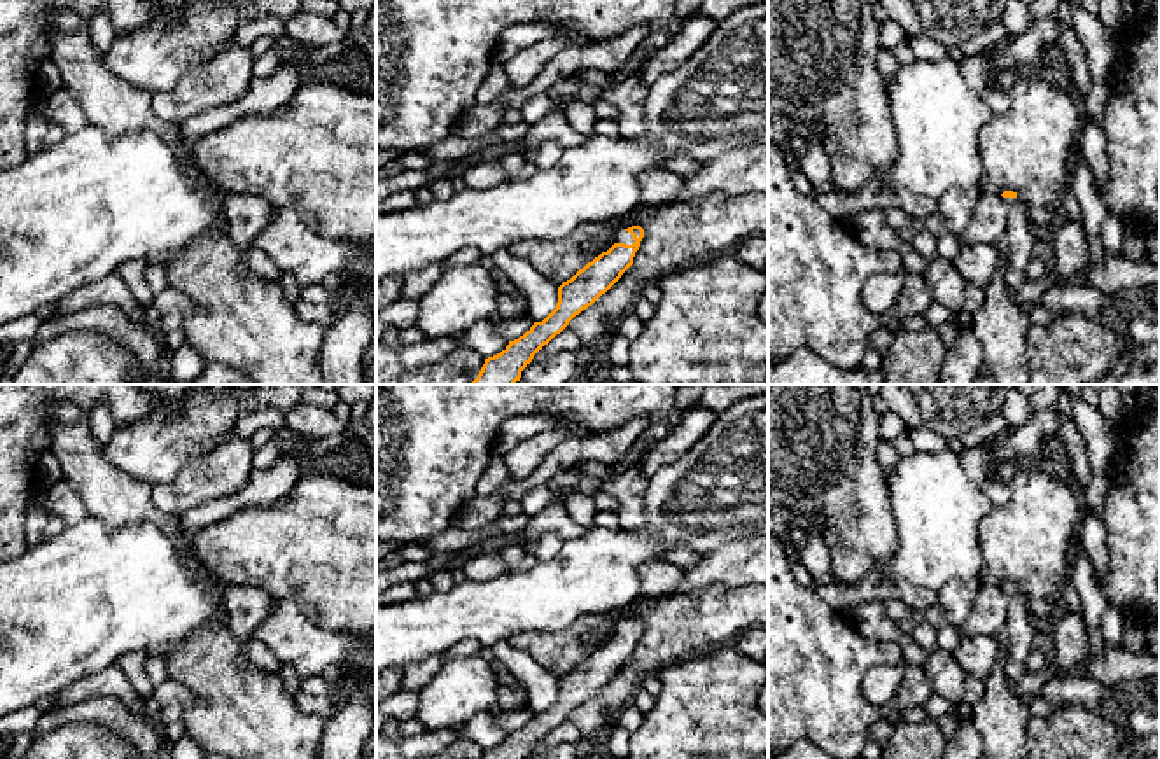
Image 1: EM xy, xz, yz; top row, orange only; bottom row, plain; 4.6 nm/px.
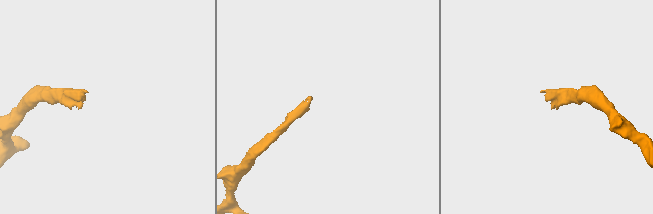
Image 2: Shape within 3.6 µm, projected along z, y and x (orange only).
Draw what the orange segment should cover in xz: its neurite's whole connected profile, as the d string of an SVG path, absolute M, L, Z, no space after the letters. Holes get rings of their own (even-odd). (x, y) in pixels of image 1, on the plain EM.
M640 617L621 623L614 637L558 679L556 700L497 747L485 750L483 759L527 759L534 747L560 726L569 714L605 686L633 656L644 630Z

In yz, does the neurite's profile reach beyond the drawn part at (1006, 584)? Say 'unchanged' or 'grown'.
grown

